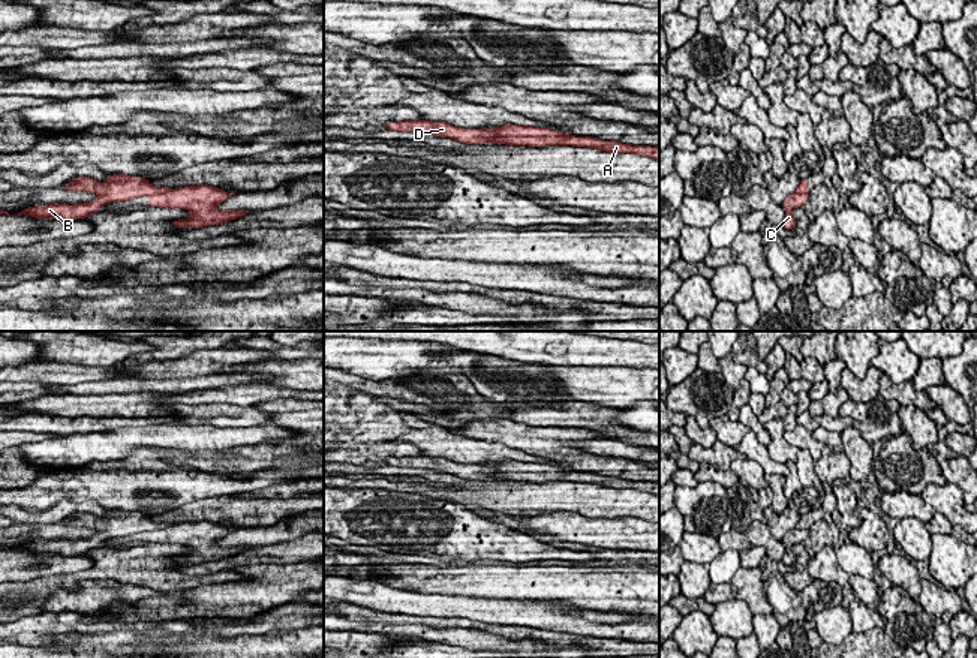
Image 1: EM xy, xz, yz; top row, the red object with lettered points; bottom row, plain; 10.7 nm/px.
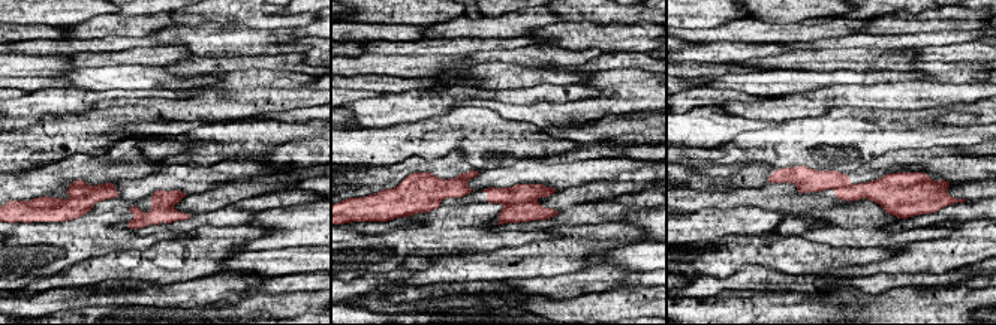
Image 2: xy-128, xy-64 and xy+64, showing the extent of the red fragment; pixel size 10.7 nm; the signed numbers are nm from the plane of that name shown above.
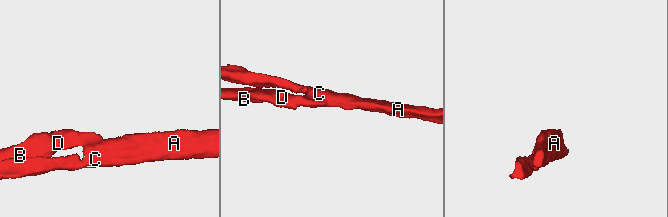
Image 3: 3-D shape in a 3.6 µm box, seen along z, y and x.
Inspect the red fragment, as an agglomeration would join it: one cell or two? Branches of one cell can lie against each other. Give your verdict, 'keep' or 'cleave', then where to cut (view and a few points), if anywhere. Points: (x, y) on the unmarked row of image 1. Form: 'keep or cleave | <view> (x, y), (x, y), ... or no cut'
cleave | xy (171, 525), (149, 532)

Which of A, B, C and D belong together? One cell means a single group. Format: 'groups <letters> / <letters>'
groups A C / B D

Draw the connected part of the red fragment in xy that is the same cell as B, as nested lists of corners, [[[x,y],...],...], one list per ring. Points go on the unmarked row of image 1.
[[[115,510],[109,511],[103,519],[99,519],[90,513],[78,513],[66,523],[64,526],[73,528],[94,528],[97,532],[90,538],[82,540],[48,540],[48,541],[34,541],[24,544],[18,552],[27,550],[34,555],[60,555],[60,556],[76,556],[85,555],[90,550],[96,550],[100,543],[109,538],[121,538],[129,537],[138,532],[150,532],[156,529],[165,529],[171,525],[168,523],[156,523],[148,514],[127,511],[127,510]]]

